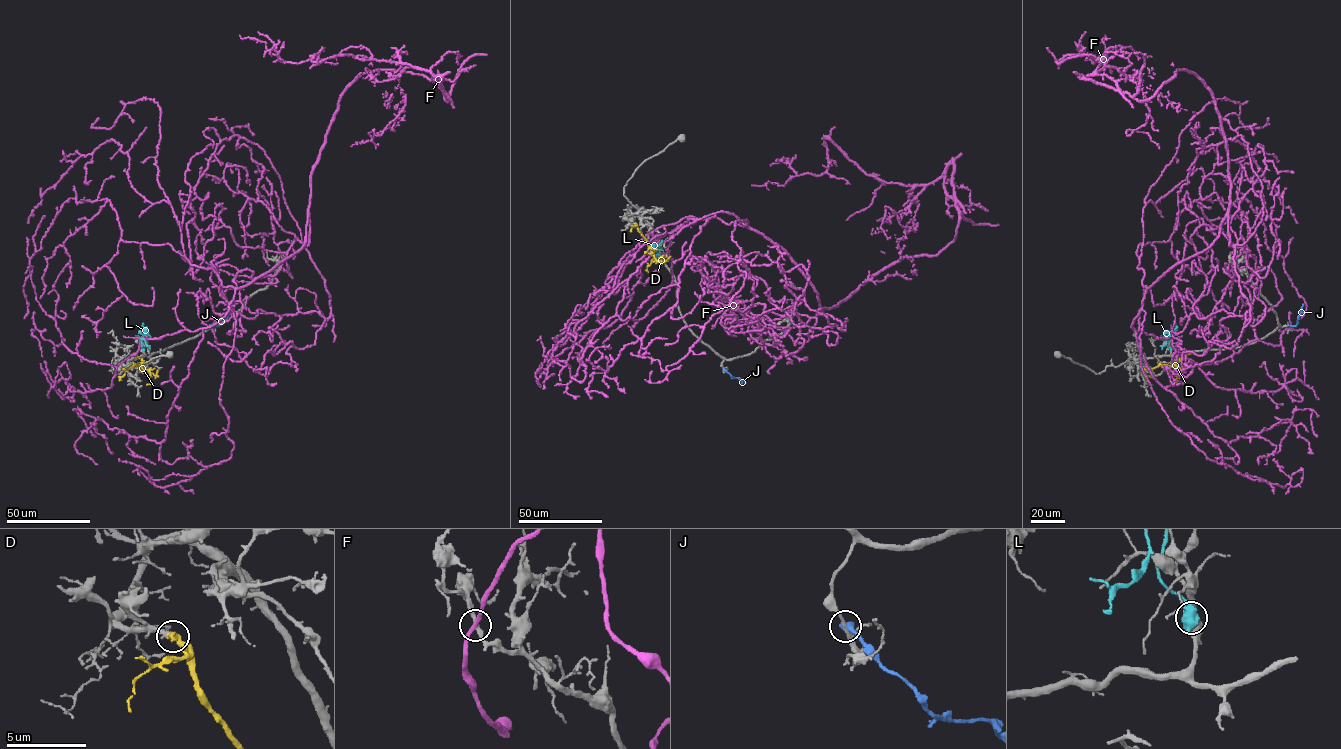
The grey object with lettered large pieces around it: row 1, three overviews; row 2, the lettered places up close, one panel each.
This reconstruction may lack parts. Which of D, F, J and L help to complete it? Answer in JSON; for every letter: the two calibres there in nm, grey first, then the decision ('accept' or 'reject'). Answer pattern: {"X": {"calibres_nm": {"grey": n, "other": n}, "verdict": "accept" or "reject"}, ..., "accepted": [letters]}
{"D": {"calibres_nm": {"grey": 360, "other": 480}, "verdict": "accept"}, "F": {"calibres_nm": {"grey": 220, "other": 240}, "verdict": "reject"}, "J": {"calibres_nm": {"grey": 170, "other": 380}, "verdict": "reject"}, "L": {"calibres_nm": {"grey": 420, "other": 480}, "verdict": "reject"}, "accepted": ["D"]}

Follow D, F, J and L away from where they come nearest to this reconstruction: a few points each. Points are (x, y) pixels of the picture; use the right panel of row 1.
D: (1143, 368), (1174, 364), (1181, 372), (1177, 377), (1177, 385)
F: (1233, 265), (1211, 93), (1178, 70), (1139, 100), (1093, 74), (1102, 59), (1056, 62), (1096, 62), (1105, 35)
J: (1288, 325), (1296, 325), (1304, 304)
L: (1170, 349), (1167, 338), (1175, 329), (1175, 323)

